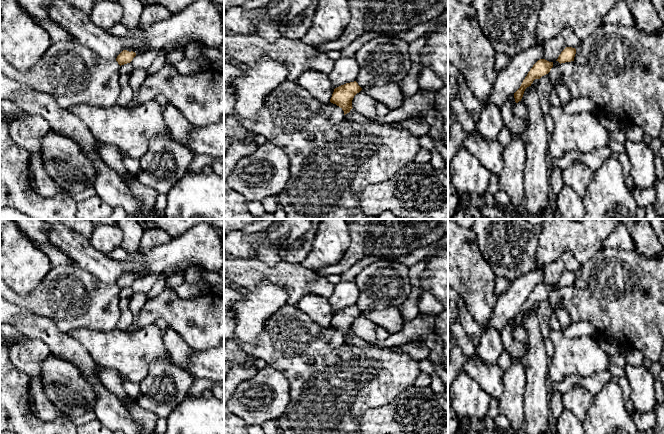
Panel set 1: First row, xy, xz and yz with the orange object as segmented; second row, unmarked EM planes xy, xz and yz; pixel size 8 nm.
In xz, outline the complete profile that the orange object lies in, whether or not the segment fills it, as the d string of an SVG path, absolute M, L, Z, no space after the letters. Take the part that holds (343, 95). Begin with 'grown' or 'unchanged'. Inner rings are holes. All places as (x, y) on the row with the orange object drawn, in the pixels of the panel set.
grown; M356 81L346 83L334 89L330 102L339 106L344 111L345 117L349 120L357 123L378 123L353 109L352 100L361 90L362 88Z

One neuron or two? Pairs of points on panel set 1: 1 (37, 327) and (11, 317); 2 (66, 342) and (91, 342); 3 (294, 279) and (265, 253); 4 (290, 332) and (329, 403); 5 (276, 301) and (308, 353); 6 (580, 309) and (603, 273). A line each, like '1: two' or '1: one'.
1: one
2: two
3: two
4: one
5: two
6: one

